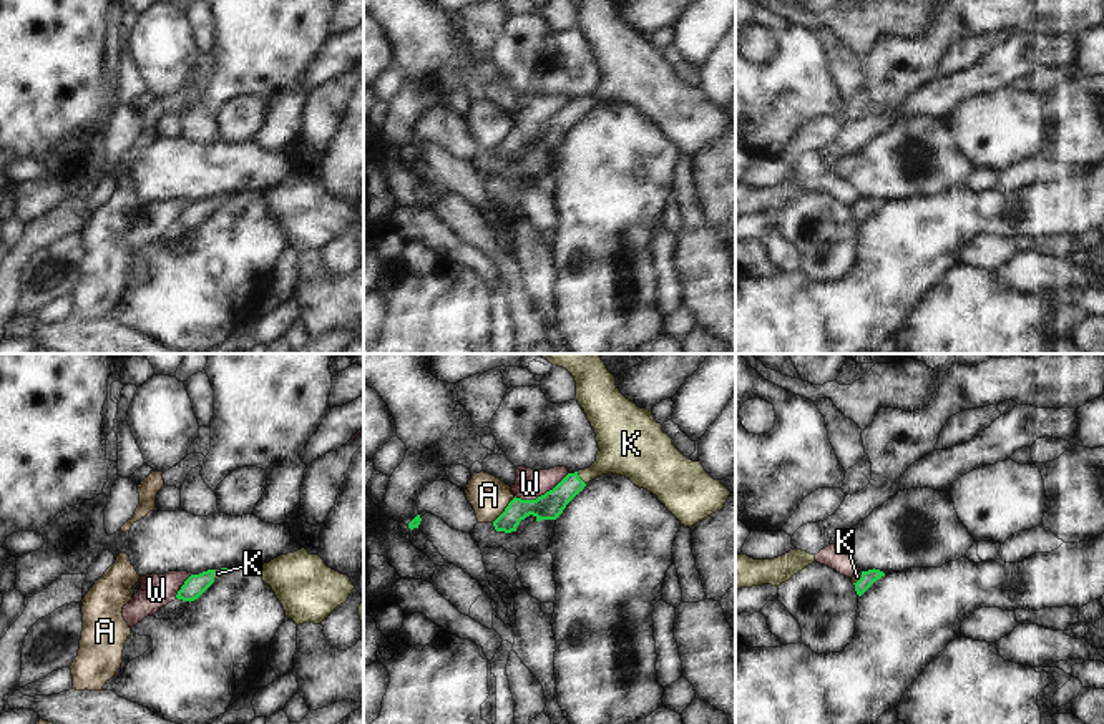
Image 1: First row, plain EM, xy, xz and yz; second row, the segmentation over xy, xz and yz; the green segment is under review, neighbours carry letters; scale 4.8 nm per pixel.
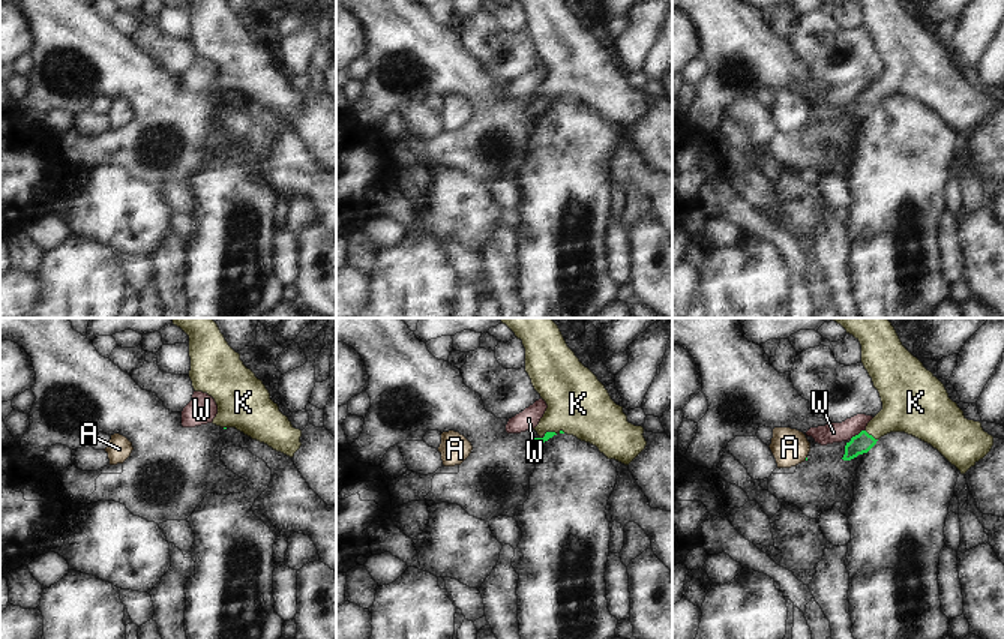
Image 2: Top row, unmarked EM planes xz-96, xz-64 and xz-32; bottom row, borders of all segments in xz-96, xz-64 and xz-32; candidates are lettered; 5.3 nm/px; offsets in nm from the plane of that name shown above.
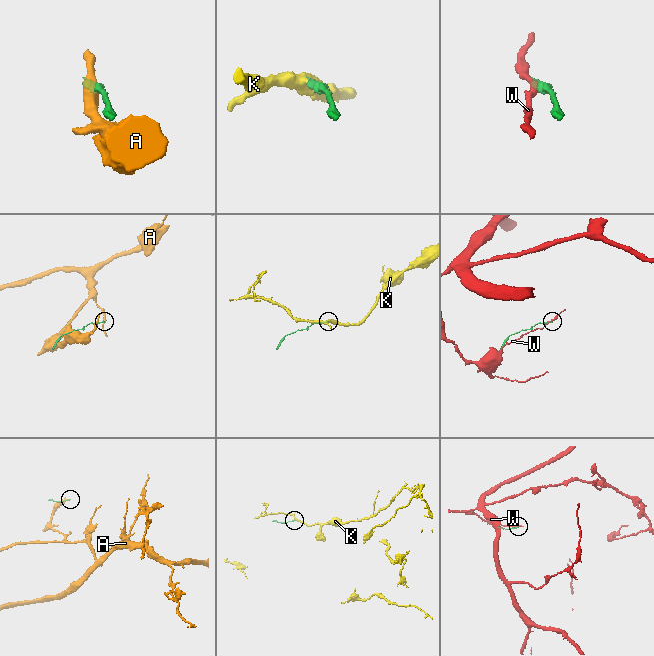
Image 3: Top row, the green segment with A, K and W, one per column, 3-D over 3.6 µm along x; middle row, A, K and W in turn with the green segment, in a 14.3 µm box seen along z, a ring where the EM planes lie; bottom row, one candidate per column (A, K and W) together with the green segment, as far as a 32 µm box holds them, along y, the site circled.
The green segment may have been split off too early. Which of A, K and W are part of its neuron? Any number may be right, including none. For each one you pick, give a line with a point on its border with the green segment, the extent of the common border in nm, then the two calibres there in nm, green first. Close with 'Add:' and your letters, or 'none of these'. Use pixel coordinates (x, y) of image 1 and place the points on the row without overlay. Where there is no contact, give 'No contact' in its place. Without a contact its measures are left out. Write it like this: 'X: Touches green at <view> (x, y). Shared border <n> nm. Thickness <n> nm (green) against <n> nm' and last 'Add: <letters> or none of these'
K: Touches green at xz (580, 107). Shared border 80 nm. Thickness 130 nm (green) against 240 nm
Add: K.

